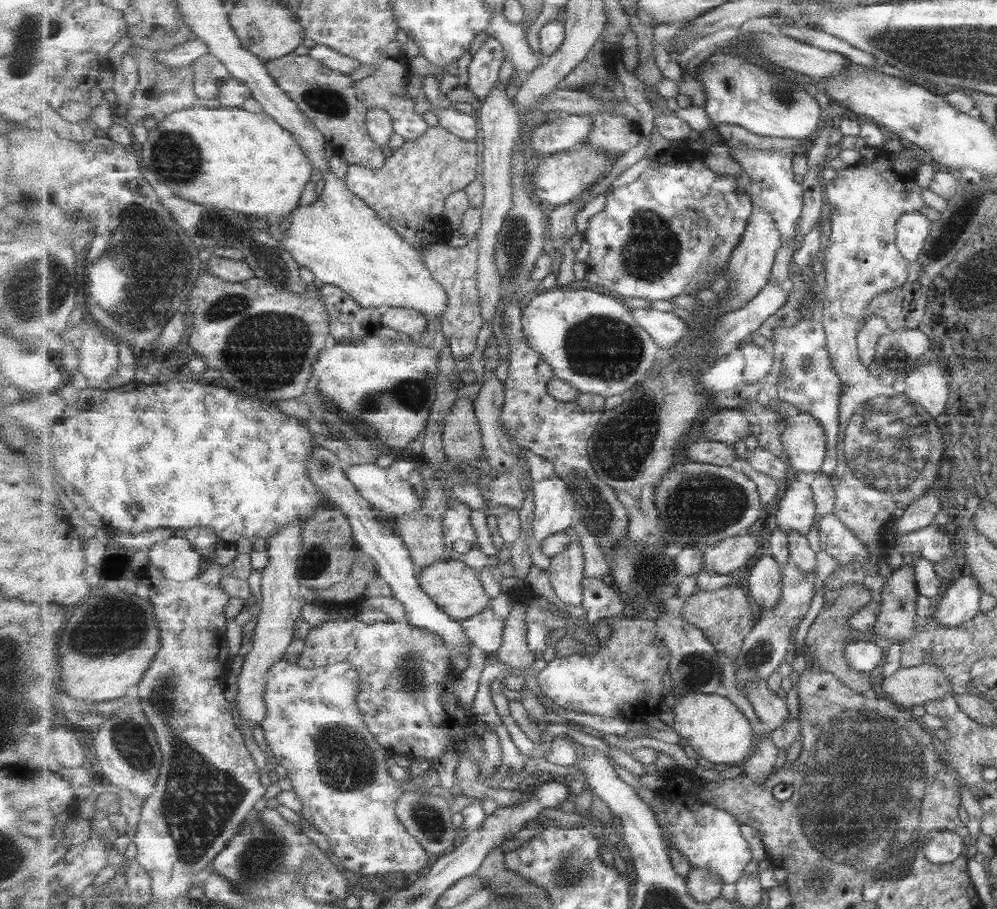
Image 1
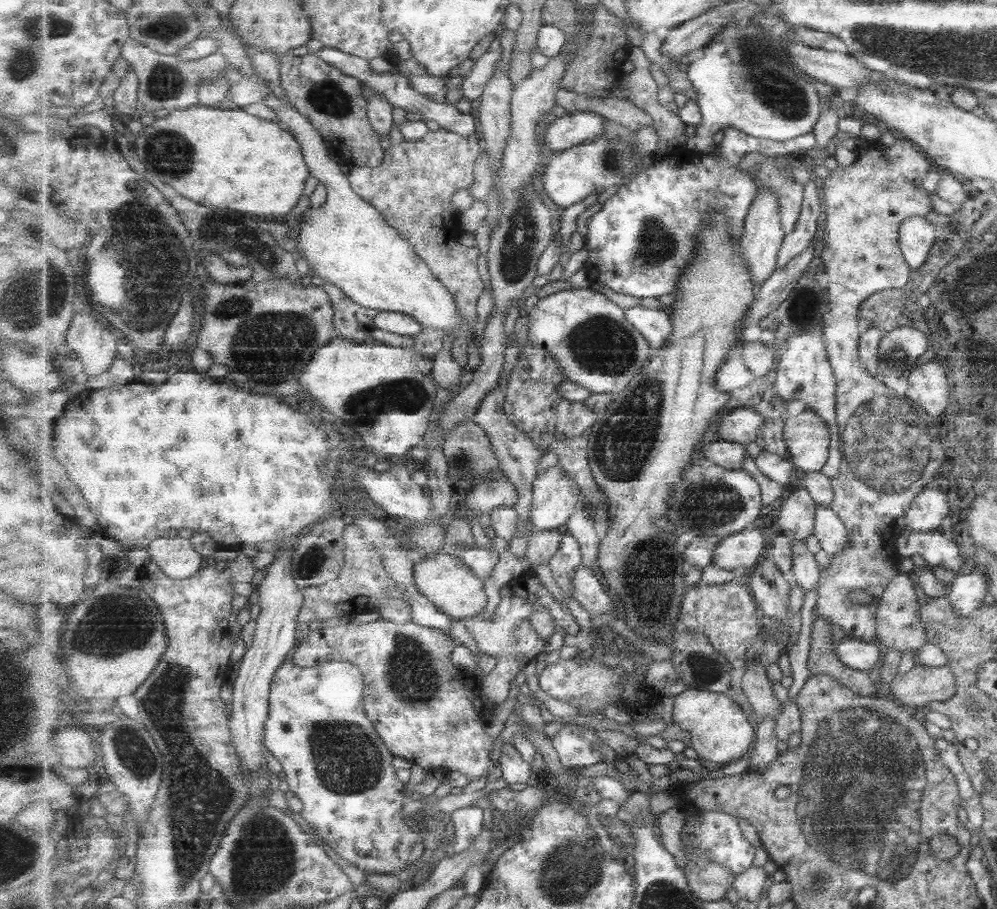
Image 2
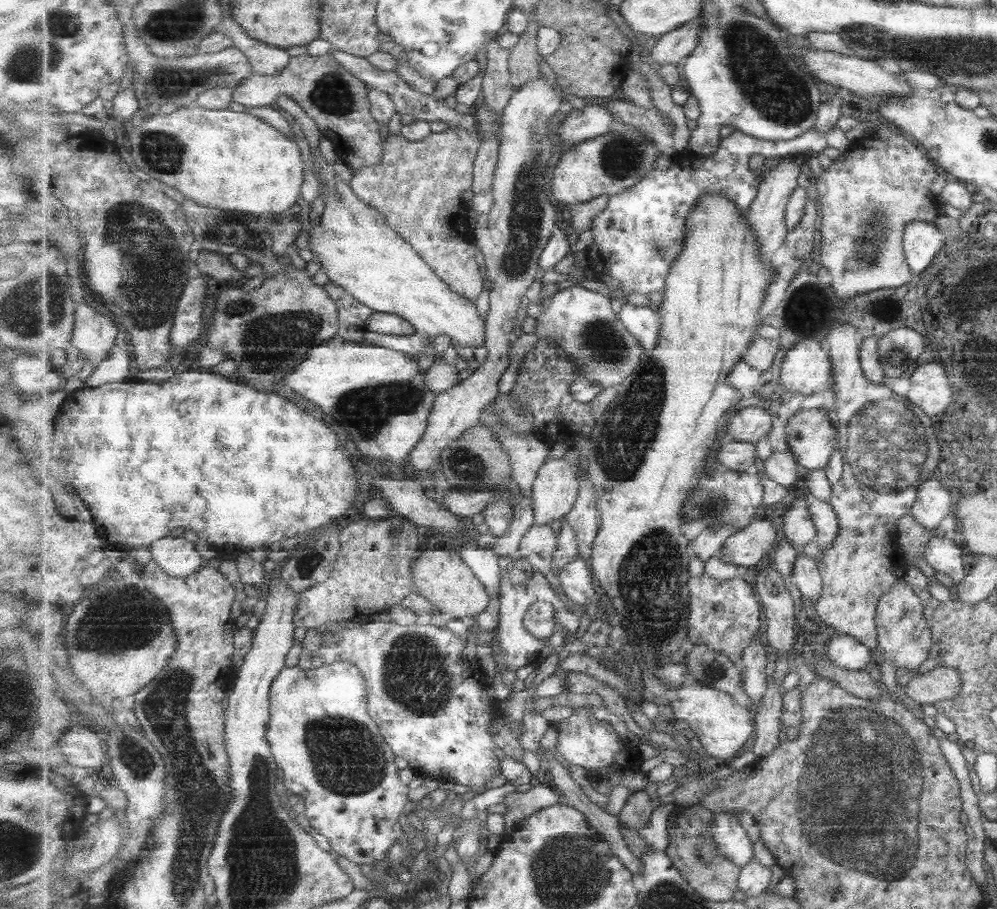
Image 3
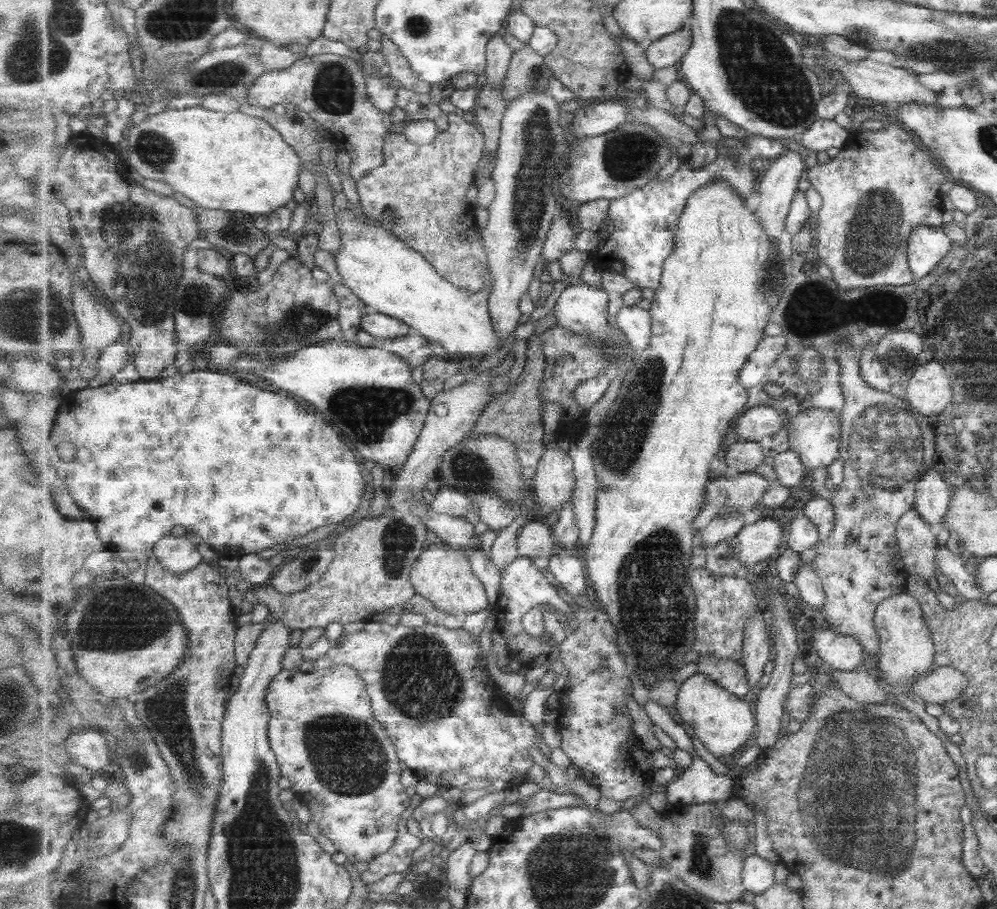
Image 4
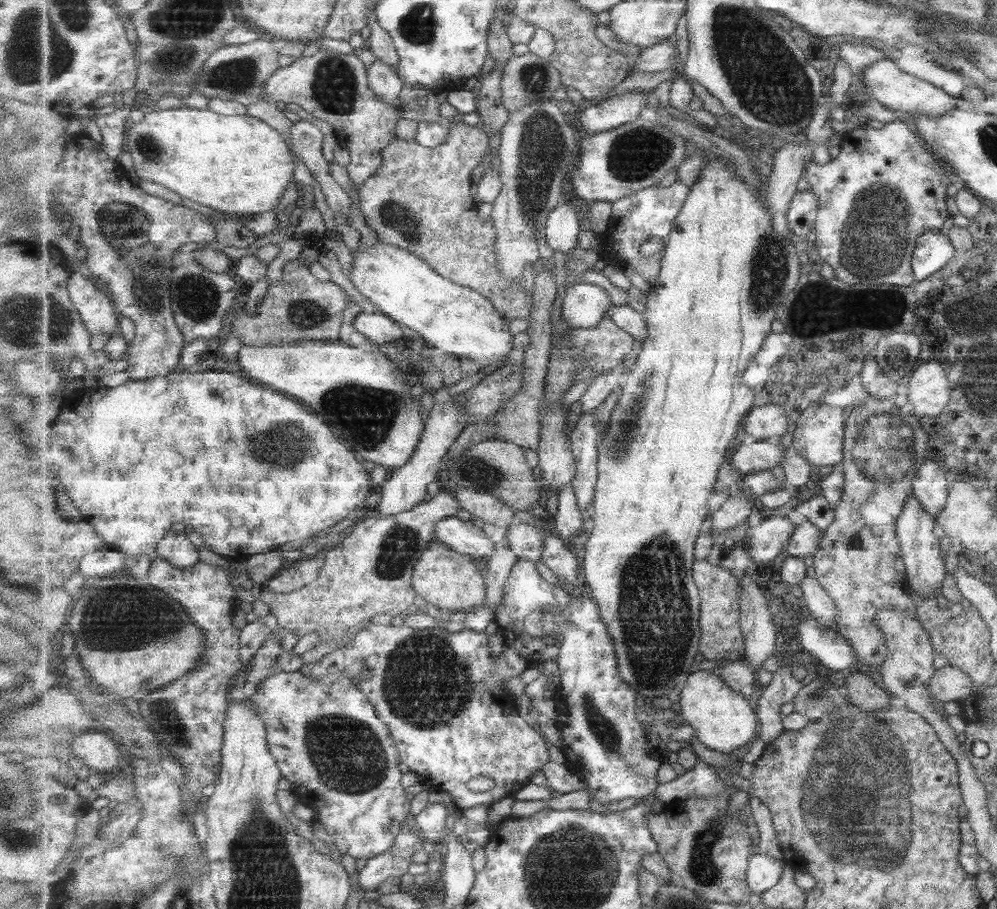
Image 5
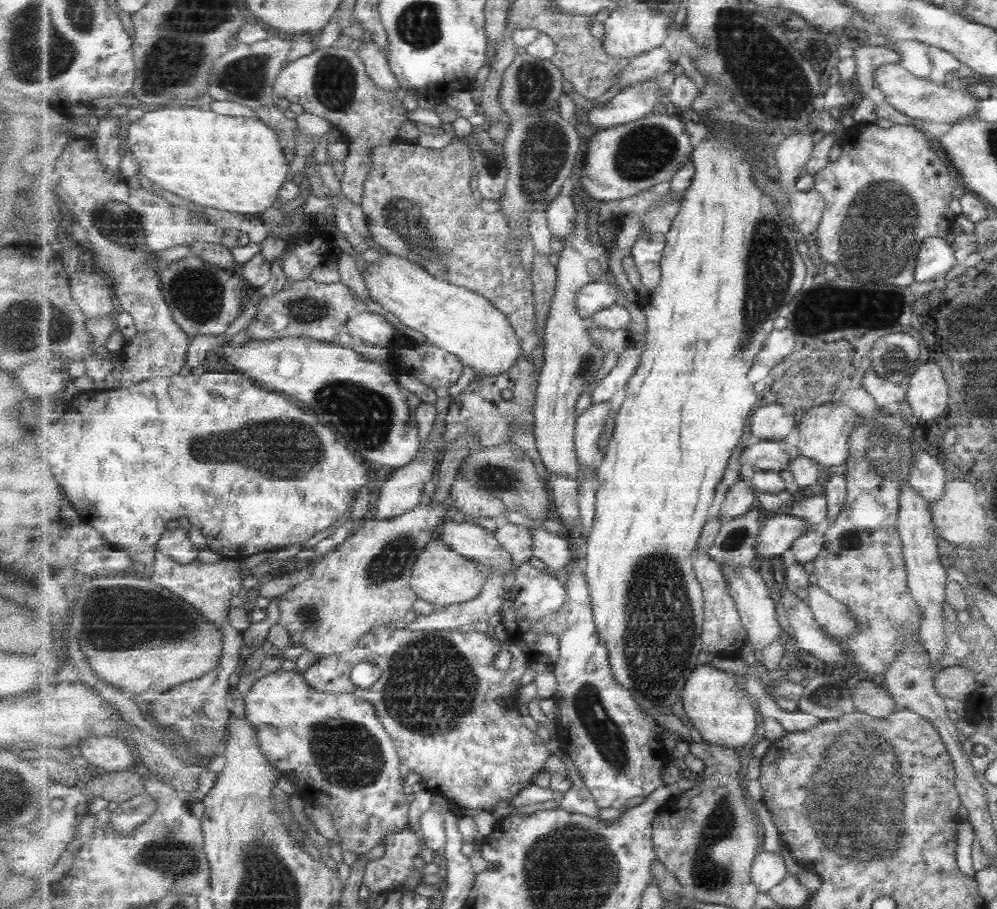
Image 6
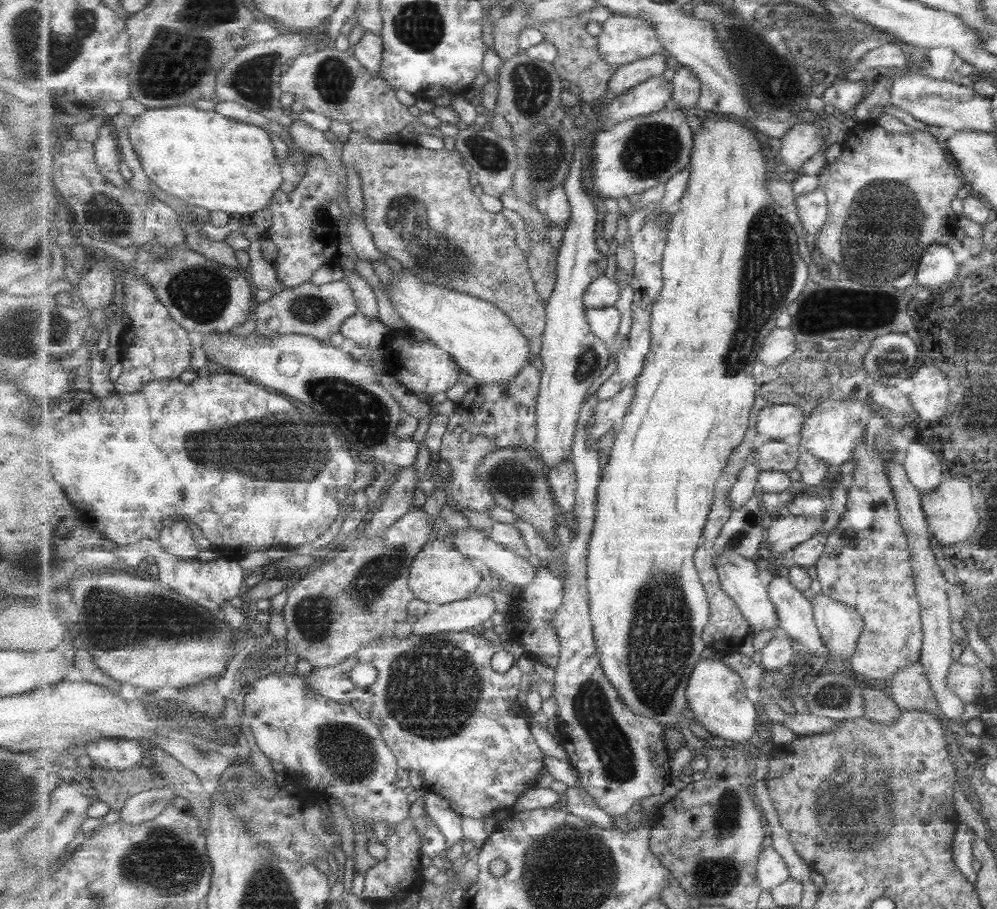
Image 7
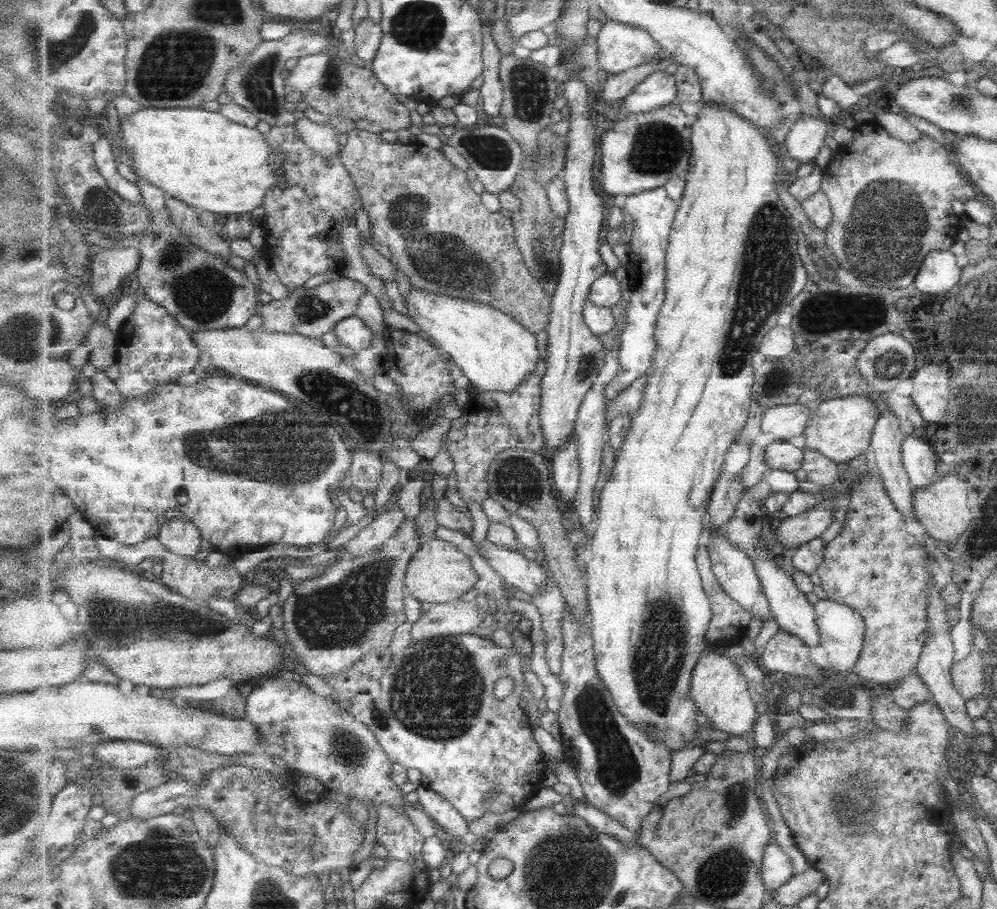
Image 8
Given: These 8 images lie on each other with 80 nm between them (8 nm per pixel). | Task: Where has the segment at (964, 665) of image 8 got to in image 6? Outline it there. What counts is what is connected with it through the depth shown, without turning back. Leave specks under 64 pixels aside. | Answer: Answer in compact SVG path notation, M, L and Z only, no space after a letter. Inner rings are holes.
M959 665L943 667L935 677L935 686L941 699L964 701L974 689L975 681L968 668Z

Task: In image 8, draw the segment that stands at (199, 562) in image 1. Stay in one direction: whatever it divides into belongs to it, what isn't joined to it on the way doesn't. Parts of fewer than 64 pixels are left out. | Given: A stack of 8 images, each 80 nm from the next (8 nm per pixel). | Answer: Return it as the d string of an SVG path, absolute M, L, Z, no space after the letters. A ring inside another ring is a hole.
M183 517L171 518L160 526L158 539L169 552L189 557L199 554L203 542L200 528Z

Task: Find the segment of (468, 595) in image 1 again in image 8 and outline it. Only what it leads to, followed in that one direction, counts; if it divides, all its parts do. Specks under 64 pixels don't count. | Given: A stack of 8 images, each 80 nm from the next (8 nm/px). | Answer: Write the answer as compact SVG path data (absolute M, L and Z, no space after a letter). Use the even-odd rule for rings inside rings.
M431 538L421 545L408 566L406 586L408 592L417 601L429 604L445 604L461 598L476 584L480 575L472 565L472 558L453 543Z

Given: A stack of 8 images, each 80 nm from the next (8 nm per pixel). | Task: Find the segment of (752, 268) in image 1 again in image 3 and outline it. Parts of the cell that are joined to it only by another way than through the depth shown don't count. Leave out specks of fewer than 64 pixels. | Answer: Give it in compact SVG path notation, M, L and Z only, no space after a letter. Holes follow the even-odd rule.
M788 156L770 163L760 173L760 189L758 190L756 200L750 206L750 214L747 215L747 220L750 220L751 231L757 237L761 261L767 263L767 265L771 265L773 256L777 255L777 250L784 250L785 239L789 235L786 224L787 205L791 193L798 187L798 178L801 171L801 168L793 161L793 156Z

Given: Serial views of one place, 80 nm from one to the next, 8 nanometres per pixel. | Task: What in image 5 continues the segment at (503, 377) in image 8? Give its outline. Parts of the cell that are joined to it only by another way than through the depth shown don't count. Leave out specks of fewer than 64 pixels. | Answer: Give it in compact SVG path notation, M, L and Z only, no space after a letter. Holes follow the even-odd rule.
M378 241L358 250L353 259L350 276L355 289L376 306L379 313L414 330L431 347L467 358L481 368L495 363L501 366L505 356L513 350L513 334L507 327L509 321L487 296L444 278L409 250Z

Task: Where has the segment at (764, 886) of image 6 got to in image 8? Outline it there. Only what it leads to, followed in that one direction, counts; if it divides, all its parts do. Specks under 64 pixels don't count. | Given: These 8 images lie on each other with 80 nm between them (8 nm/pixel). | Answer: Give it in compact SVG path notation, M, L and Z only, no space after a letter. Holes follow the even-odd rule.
M772 842L765 850L763 869L761 876L769 892L774 893L778 888L787 884L795 875L795 869L789 855L785 855L783 849Z

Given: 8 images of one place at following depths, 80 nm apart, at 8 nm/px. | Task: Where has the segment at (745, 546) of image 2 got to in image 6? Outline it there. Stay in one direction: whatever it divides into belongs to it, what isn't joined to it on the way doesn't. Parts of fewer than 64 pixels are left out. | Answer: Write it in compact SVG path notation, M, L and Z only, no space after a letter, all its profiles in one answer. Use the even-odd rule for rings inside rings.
M775 514L767 519L756 538L758 559L781 557L793 544L803 538L812 524L792 514Z

